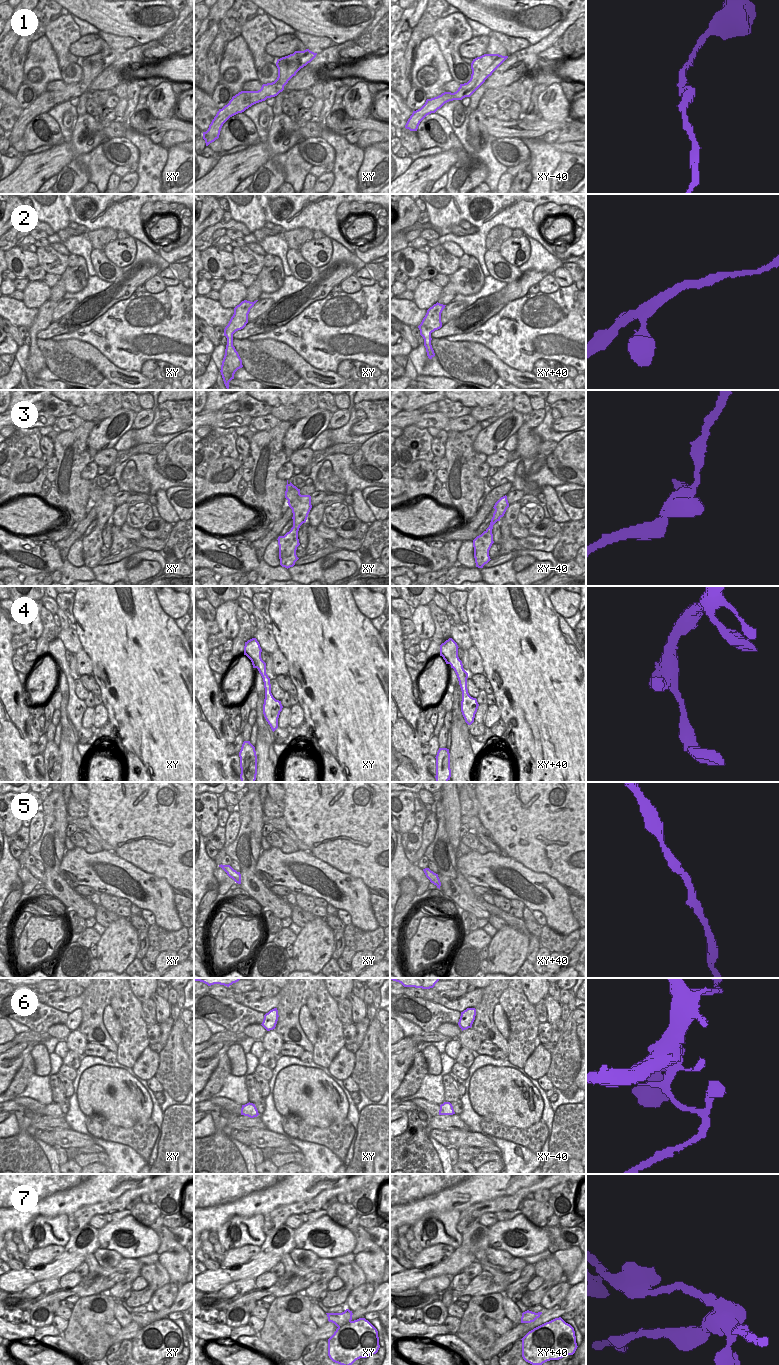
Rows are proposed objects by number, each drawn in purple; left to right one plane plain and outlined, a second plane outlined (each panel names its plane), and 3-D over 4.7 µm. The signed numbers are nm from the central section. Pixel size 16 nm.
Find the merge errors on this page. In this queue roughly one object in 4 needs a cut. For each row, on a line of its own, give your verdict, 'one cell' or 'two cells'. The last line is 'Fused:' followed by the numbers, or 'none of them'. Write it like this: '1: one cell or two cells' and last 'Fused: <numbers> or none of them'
1: one cell
2: one cell
3: one cell
4: one cell
5: one cell
6: two cells
7: two cells
Fused: 6, 7

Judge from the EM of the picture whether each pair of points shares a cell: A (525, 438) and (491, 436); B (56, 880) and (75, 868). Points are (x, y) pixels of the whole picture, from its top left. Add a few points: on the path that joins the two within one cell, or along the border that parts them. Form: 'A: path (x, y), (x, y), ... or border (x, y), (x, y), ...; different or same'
A: border (523, 422), (515, 433); different
B: border (59, 874), (70, 885); different

